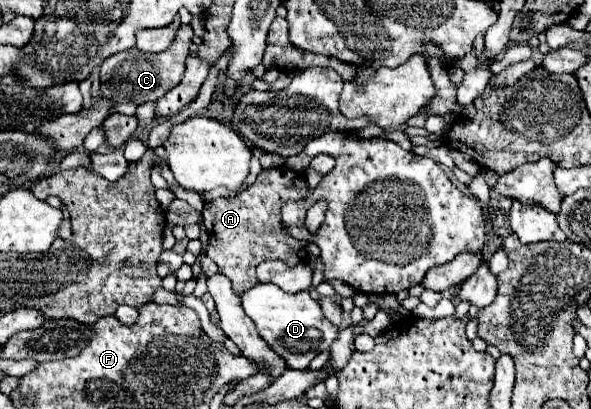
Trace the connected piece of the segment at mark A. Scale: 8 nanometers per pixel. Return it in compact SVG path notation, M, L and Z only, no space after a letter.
M274 167L262 171L254 185L232 199L214 199L204 203L204 225L210 235L208 257L218 265L218 271L232 281L234 293L242 293L258 283L256 265L262 261L280 259L294 267L304 263L300 257L304 241L292 239L282 231L280 207L290 199L304 199L308 195L308 181L304 173L296 173L288 167Z

